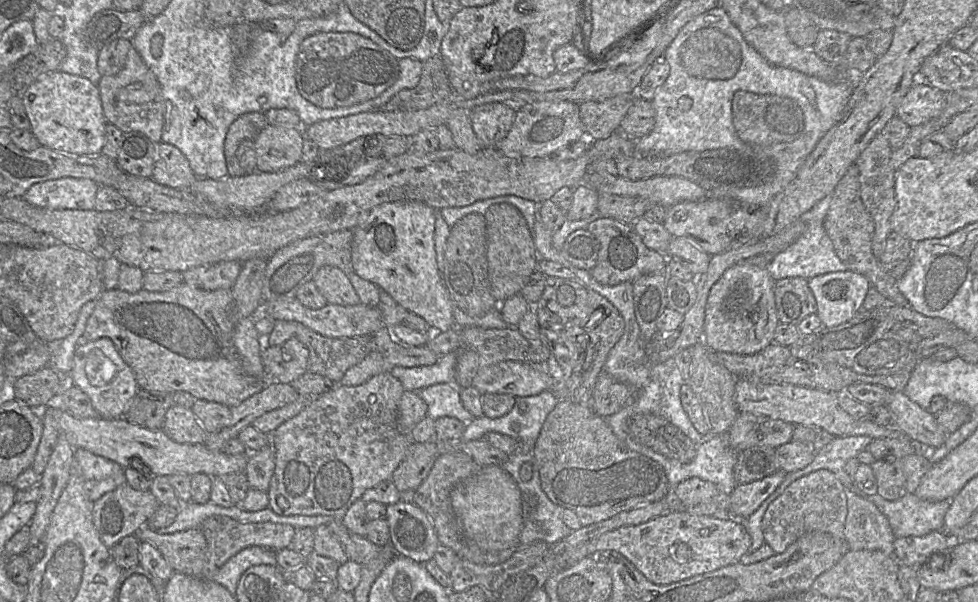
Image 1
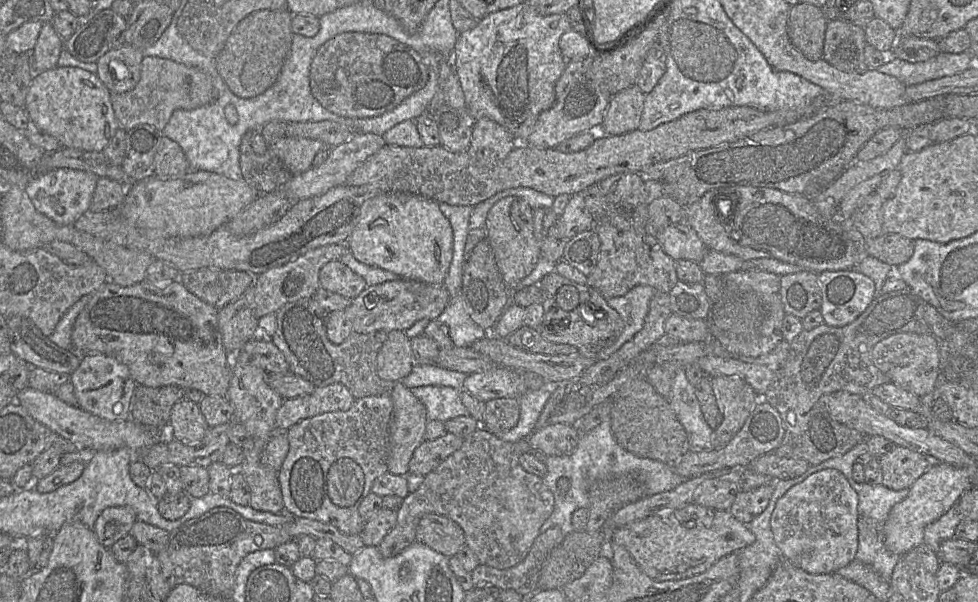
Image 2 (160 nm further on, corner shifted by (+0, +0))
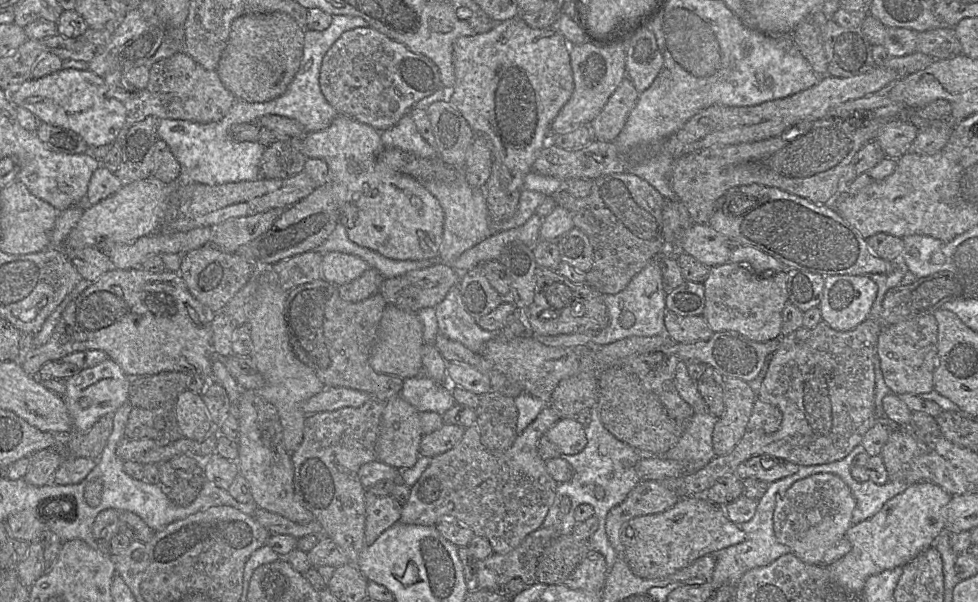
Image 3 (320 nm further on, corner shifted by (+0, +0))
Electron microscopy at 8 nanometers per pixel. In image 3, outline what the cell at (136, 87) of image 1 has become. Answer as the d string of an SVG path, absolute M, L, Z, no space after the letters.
M184 51L161 59L149 67L147 87L123 103L127 111L126 131L145 118L185 120L199 124L221 121L238 100L224 87L216 70L207 70Z

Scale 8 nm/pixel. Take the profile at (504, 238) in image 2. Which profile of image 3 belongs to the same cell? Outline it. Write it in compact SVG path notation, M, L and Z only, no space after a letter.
M518 17L503 20L491 30L473 36L461 36L453 42L452 63L455 84L450 103L462 114L475 134L485 136L492 146L492 166L485 184L485 198L493 221L511 218L518 206L523 181L532 170L540 150L550 141L551 123L573 91L569 43L554 25L534 29Z

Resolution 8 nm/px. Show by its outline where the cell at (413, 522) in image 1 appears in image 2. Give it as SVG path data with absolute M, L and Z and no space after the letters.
M433 513L425 514L419 520L416 541L448 558L465 546L462 528L453 520Z

